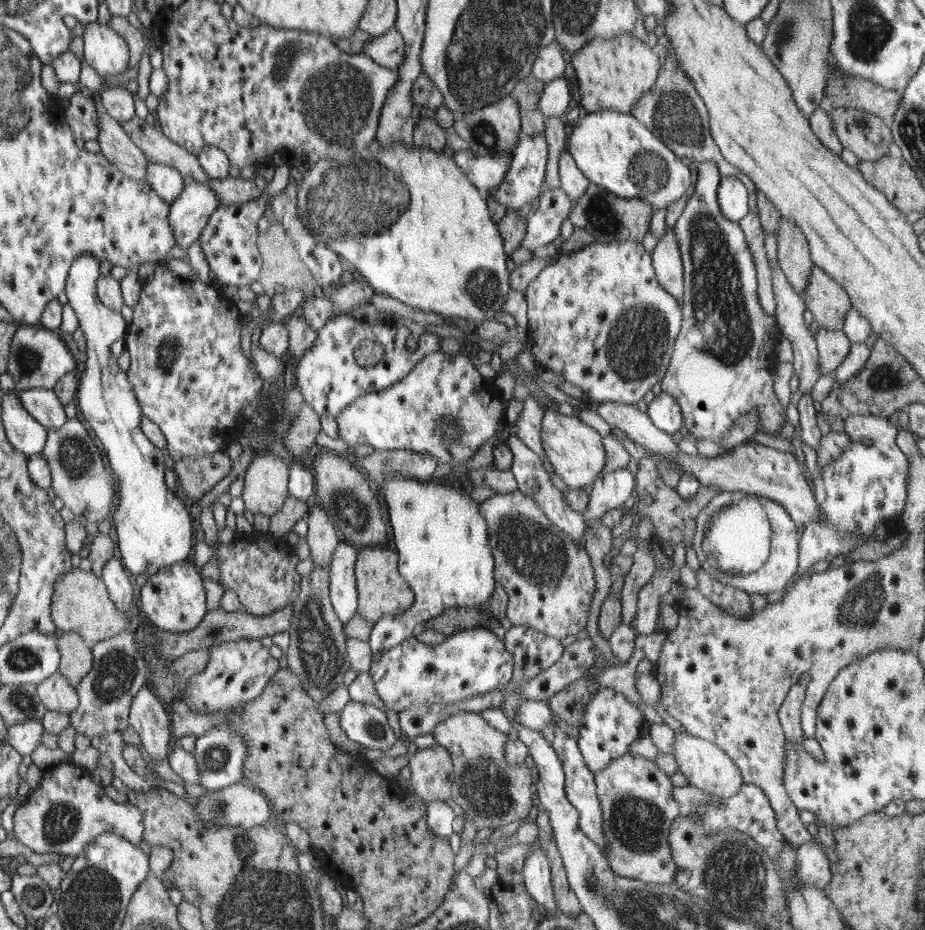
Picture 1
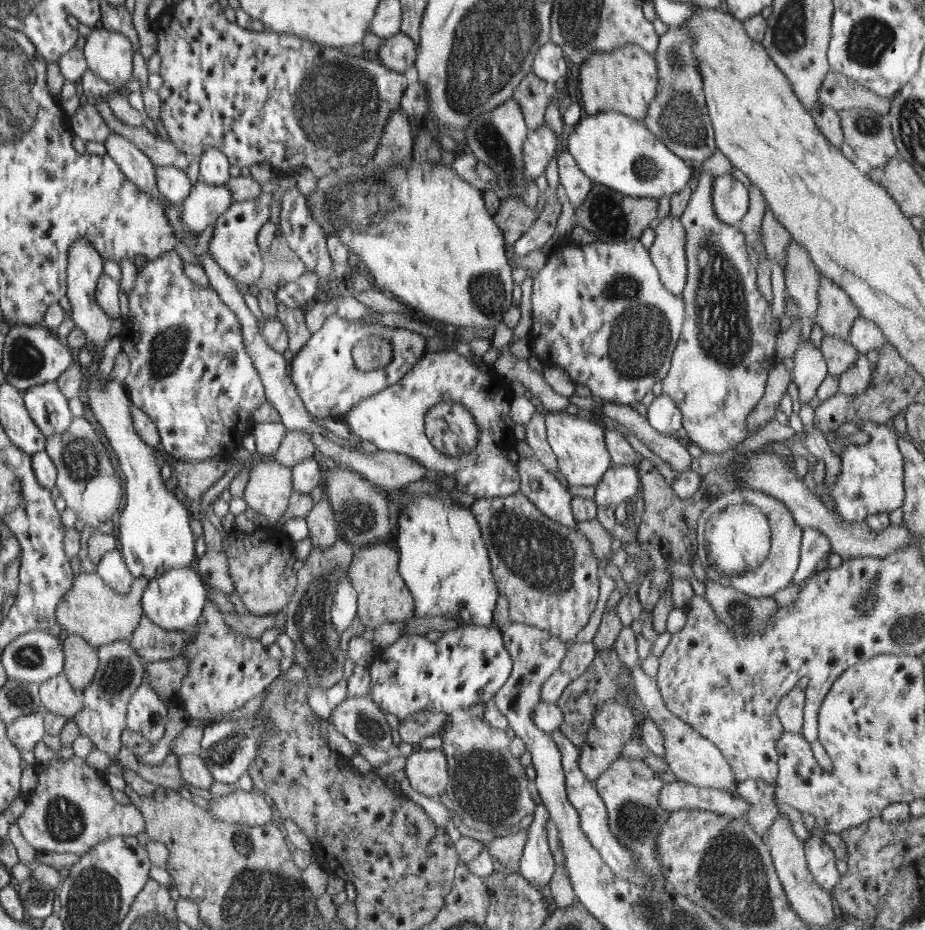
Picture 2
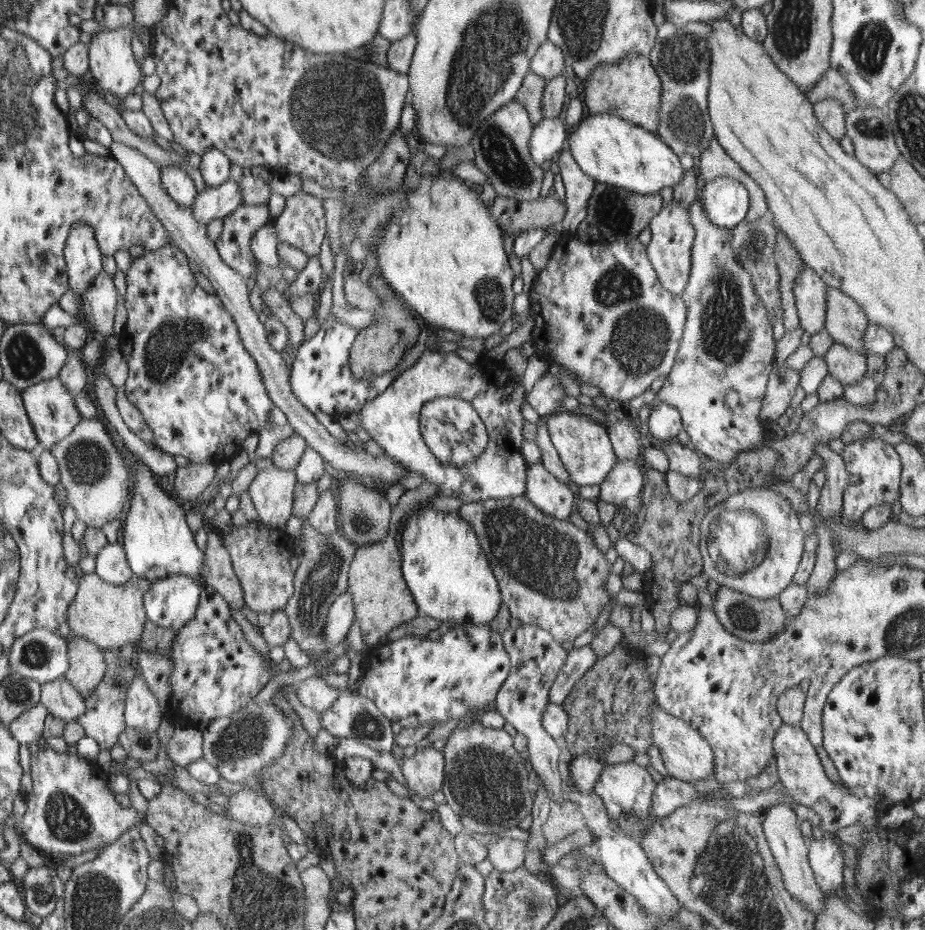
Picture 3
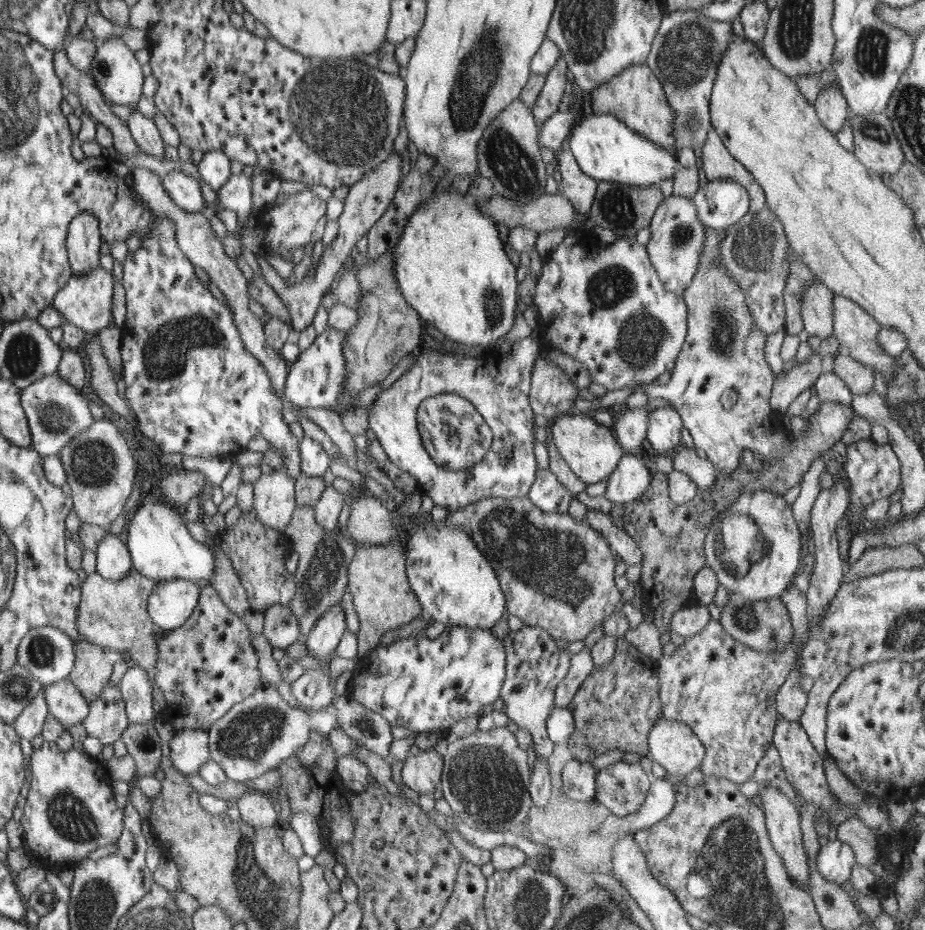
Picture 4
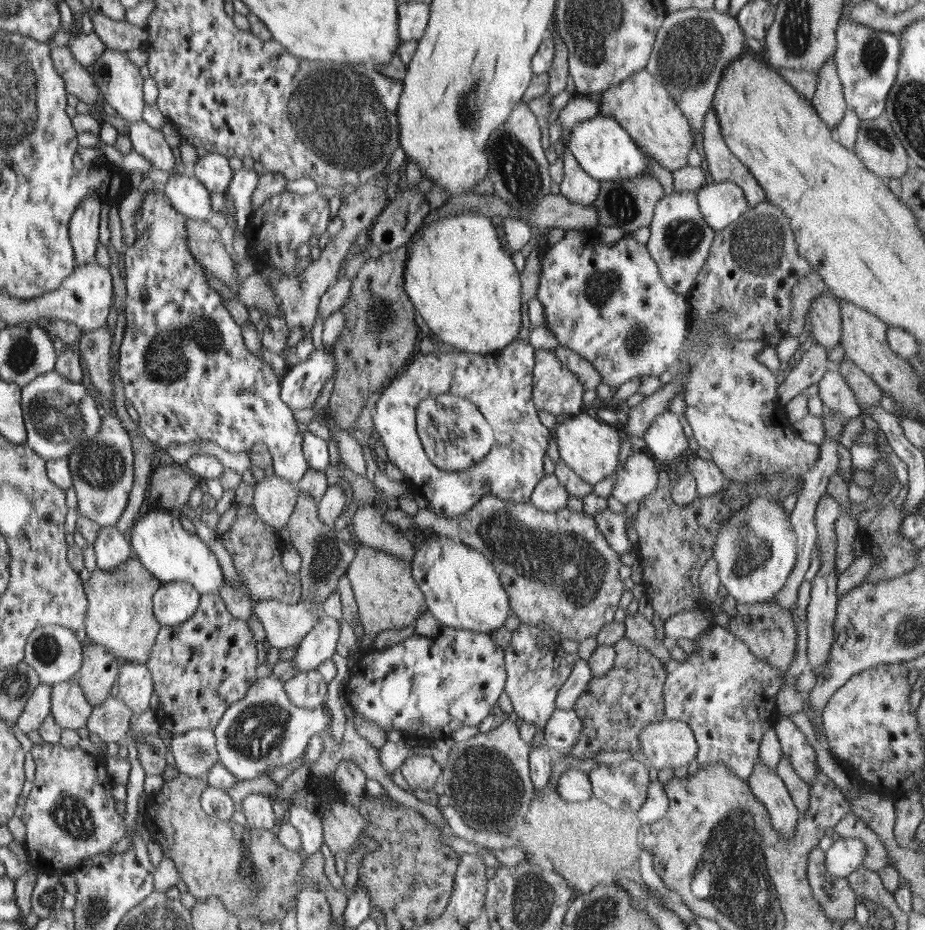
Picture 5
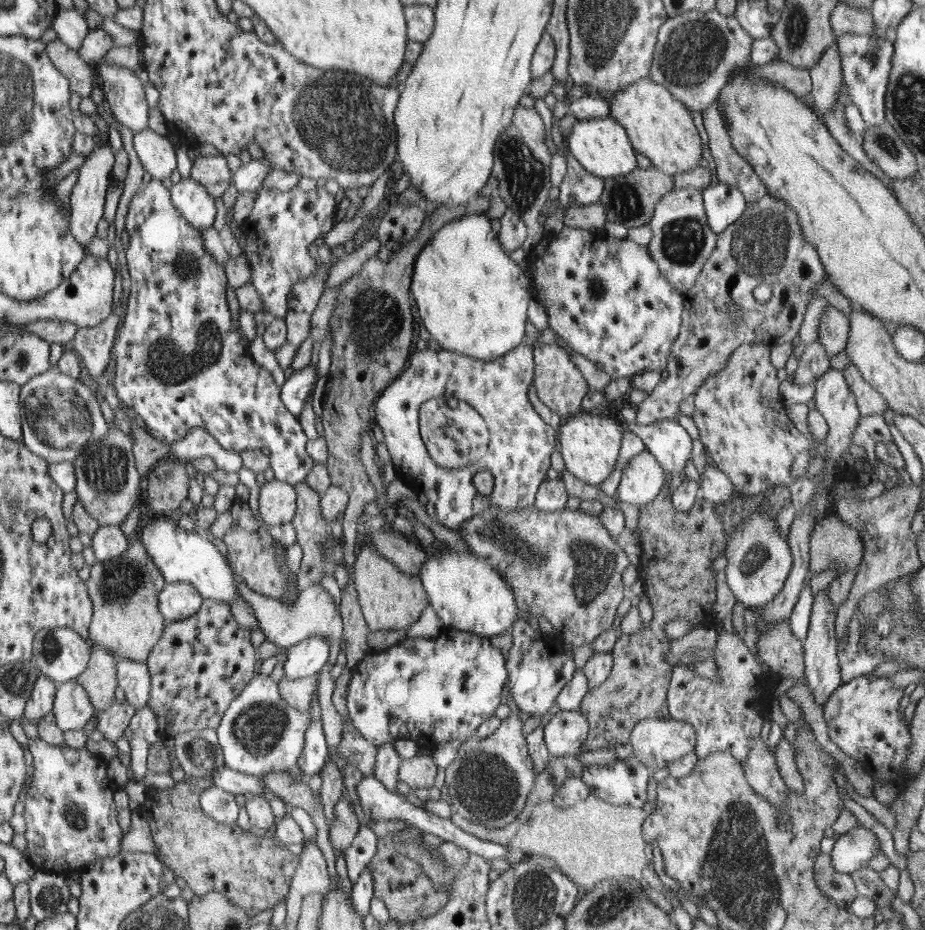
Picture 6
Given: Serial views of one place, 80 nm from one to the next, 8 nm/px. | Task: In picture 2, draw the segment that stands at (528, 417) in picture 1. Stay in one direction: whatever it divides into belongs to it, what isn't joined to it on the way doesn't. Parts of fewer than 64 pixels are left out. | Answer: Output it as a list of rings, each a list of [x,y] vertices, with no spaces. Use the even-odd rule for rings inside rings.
[[[536,410],[532,419],[524,427],[526,433],[524,442],[532,449],[534,456],[548,472],[558,472],[556,455],[546,440],[545,411]]]

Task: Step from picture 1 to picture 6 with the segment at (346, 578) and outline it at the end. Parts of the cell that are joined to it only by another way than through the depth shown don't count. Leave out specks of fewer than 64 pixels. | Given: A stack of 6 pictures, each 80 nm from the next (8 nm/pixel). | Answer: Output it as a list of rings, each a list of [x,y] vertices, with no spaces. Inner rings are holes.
[[[310,636],[287,650],[284,678],[296,680],[320,671],[328,660],[330,643],[325,636]]]

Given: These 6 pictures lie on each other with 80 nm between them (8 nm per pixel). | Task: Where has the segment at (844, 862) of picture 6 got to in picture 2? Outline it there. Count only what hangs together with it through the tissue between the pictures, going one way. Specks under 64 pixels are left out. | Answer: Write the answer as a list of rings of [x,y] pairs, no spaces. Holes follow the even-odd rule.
[[[811,836],[805,841],[804,854],[810,876],[826,893],[830,894],[840,881],[840,874],[836,868],[836,856],[832,848],[824,839]]]

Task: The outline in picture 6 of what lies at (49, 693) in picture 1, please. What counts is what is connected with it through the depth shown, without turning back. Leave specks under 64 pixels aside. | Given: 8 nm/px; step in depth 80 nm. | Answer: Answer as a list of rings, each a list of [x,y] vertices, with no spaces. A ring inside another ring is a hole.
[[[77,680],[57,684],[52,711],[63,731],[83,729],[94,716],[94,707],[89,693]]]

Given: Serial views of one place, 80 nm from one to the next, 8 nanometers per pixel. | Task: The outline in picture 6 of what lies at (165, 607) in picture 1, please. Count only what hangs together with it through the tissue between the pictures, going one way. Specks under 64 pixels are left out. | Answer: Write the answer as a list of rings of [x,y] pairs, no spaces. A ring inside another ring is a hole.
[[[167,582],[160,594],[160,611],[168,623],[178,622],[196,615],[203,602],[194,585]]]

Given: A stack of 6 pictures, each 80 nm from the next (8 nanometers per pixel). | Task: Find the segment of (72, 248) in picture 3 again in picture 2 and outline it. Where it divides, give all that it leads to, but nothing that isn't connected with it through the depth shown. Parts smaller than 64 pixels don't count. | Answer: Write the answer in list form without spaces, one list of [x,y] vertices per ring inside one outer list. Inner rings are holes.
[[[78,239],[76,243],[72,244],[69,252],[69,283],[67,284],[67,297],[71,304],[69,317],[76,327],[80,327],[84,331],[88,344],[91,343],[94,346],[94,352],[95,350],[100,352],[106,342],[119,336],[119,332],[124,326],[124,317],[122,319],[119,319],[119,316],[109,318],[96,302],[95,290],[98,279],[103,273],[102,265],[103,258],[88,239]]]

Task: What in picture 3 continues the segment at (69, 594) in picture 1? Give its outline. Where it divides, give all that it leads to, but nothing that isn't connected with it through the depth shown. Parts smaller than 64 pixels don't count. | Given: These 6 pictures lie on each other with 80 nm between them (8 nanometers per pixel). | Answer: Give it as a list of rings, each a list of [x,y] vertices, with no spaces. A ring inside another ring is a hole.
[[[95,572],[82,577],[81,588],[67,612],[67,623],[71,628],[71,636],[82,637],[98,648],[112,650],[141,640],[147,624],[145,612],[145,595],[150,591],[152,582],[144,577],[133,575],[123,585],[113,585],[102,580]]]

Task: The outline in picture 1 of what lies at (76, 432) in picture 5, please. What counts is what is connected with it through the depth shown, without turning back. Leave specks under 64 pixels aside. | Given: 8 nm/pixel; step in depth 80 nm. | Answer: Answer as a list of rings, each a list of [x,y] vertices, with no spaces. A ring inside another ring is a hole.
[[[32,388],[22,391],[20,400],[26,412],[36,418],[48,432],[50,429],[61,428],[66,423],[61,400],[58,400],[52,388]]]

